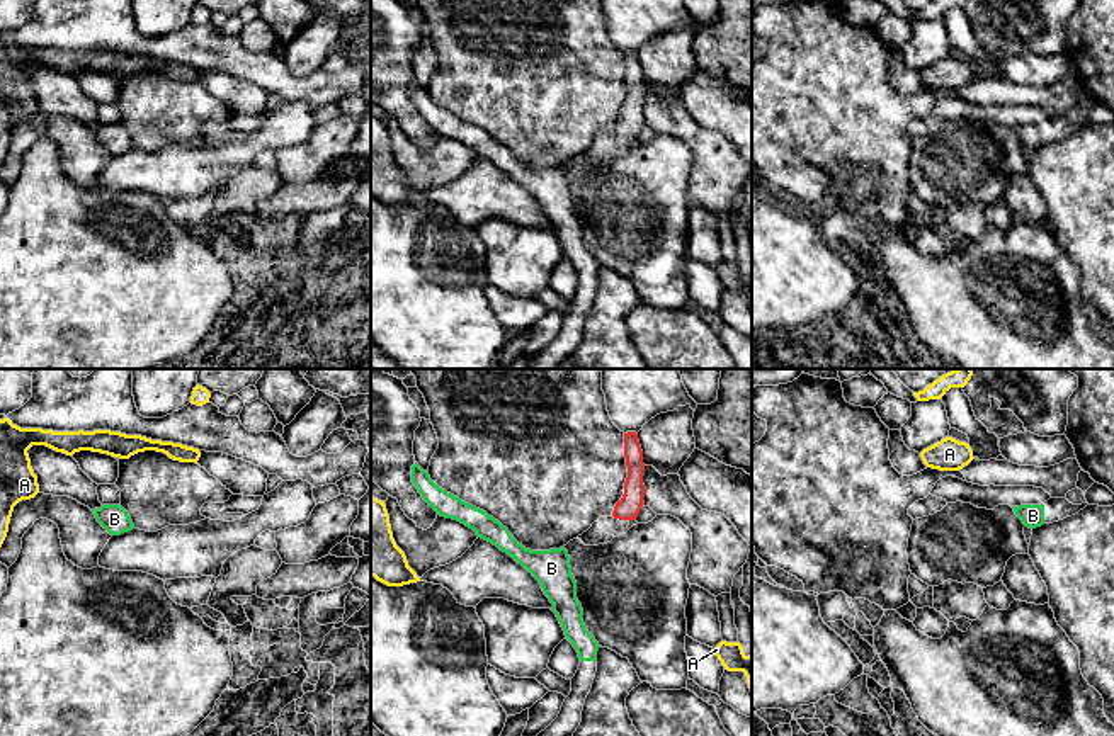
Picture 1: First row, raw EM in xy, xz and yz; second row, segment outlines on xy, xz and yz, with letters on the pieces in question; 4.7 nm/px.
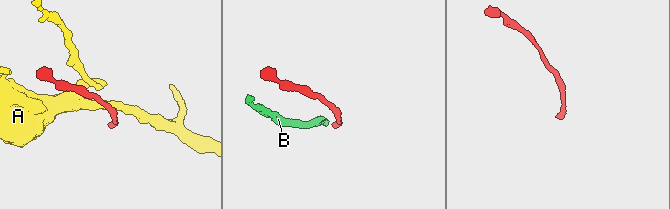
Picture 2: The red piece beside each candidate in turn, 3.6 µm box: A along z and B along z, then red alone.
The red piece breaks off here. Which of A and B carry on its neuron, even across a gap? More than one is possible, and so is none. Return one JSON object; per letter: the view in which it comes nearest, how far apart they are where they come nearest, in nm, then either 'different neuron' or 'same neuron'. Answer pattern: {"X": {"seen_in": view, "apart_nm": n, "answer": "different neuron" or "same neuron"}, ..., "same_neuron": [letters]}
{"A": {"seen_in": "xz", "apart_nm": 700, "answer": "different neuron"}, "B": {"seen_in": "xz", "apart_nm": 280, "answer": "same neuron"}, "same_neuron": ["B"]}

